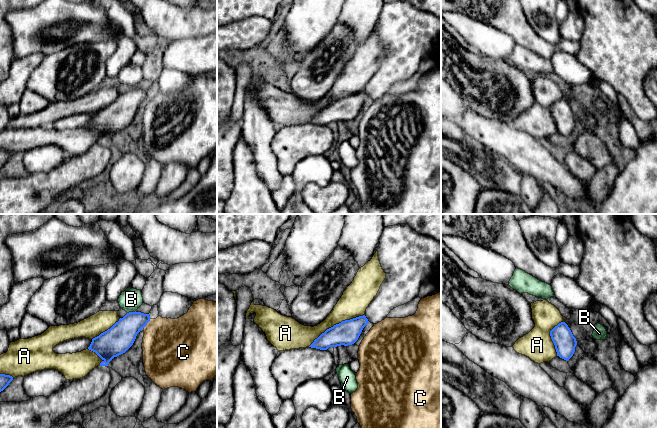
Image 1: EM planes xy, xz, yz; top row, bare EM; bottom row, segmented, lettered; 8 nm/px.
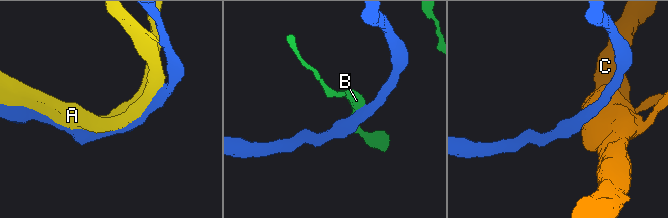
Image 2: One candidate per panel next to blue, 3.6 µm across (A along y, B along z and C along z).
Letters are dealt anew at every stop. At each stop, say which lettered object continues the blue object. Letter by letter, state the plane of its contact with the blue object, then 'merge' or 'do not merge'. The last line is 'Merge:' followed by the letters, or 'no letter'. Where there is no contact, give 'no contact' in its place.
A: contact in xz; merge
B: contact in xy; do not merge
C: contact in xy; do not merge
Merge: A

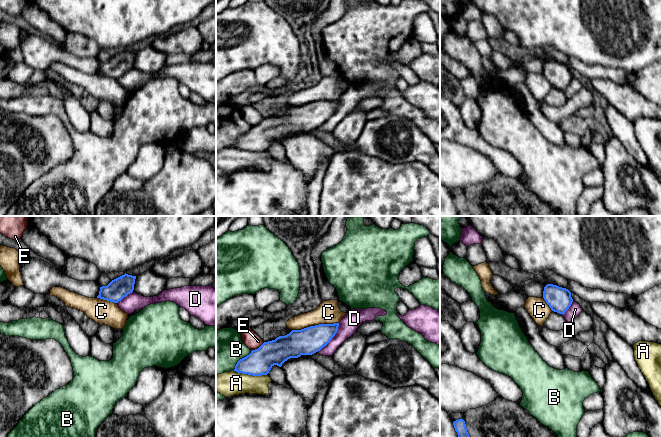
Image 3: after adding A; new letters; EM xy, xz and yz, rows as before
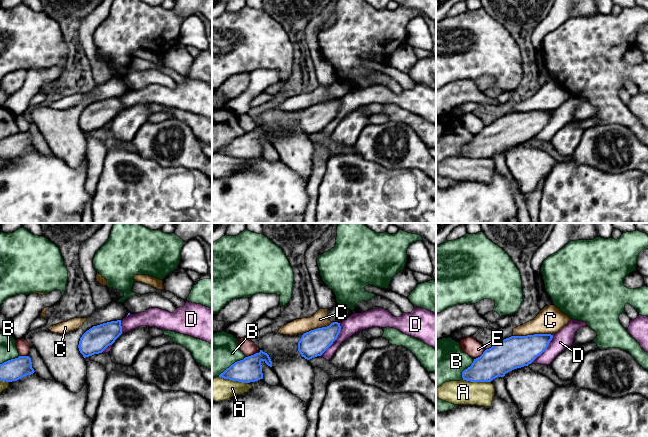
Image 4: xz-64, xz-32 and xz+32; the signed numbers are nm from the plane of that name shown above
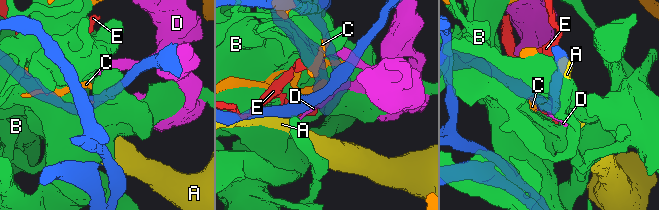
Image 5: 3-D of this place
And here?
A: contact in xz; do not merge
B: contact in xz; do not merge
C: contact in xz; do not merge
D: contact in xz; do not merge
E: contact in xz; do not merge
Merge: no letter

